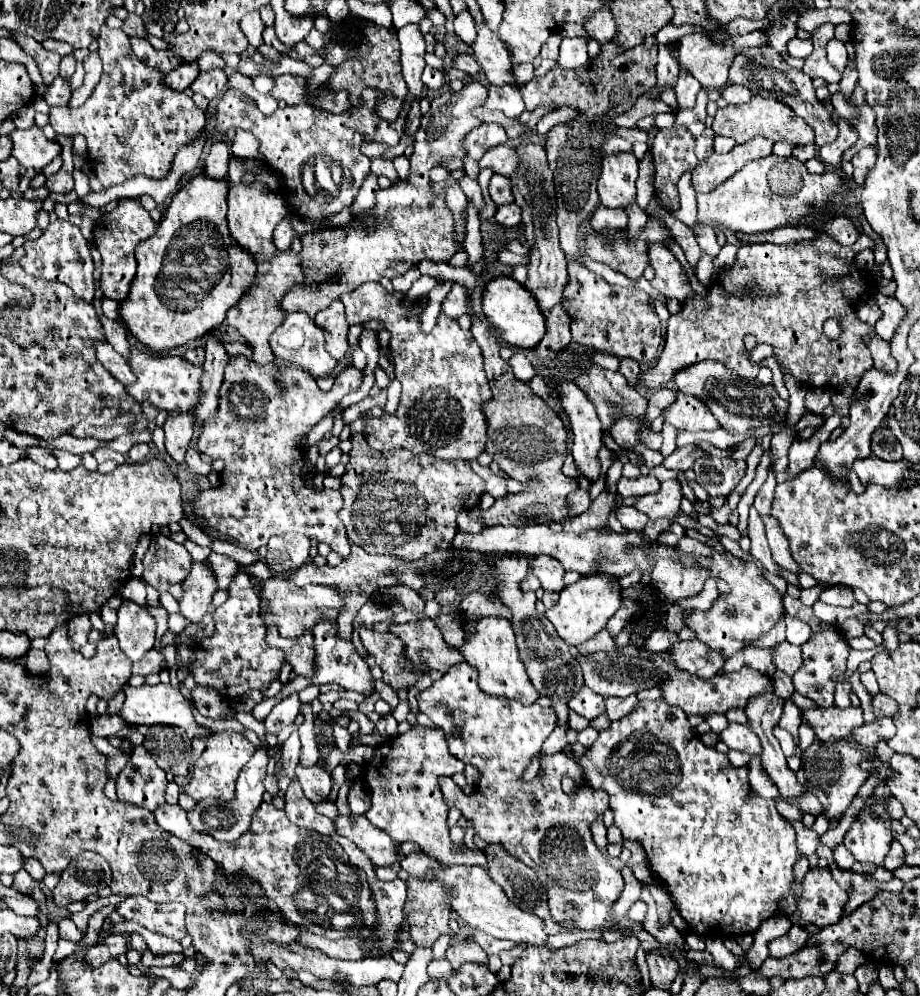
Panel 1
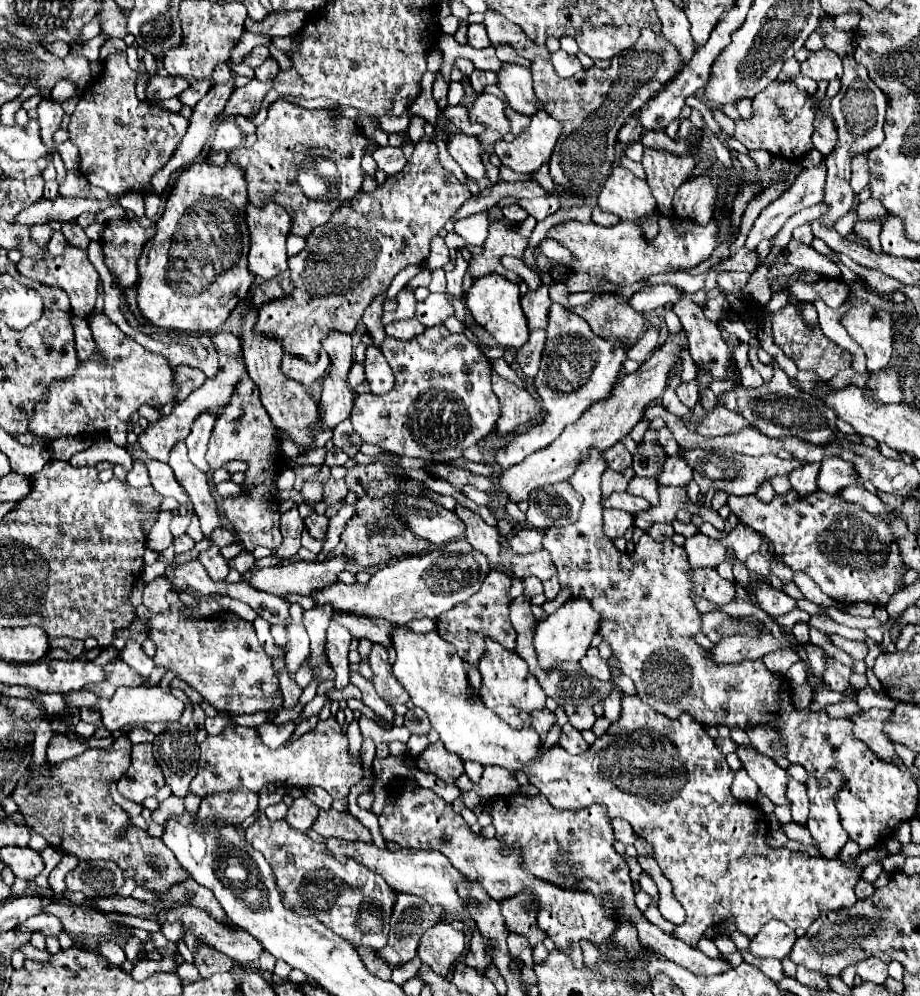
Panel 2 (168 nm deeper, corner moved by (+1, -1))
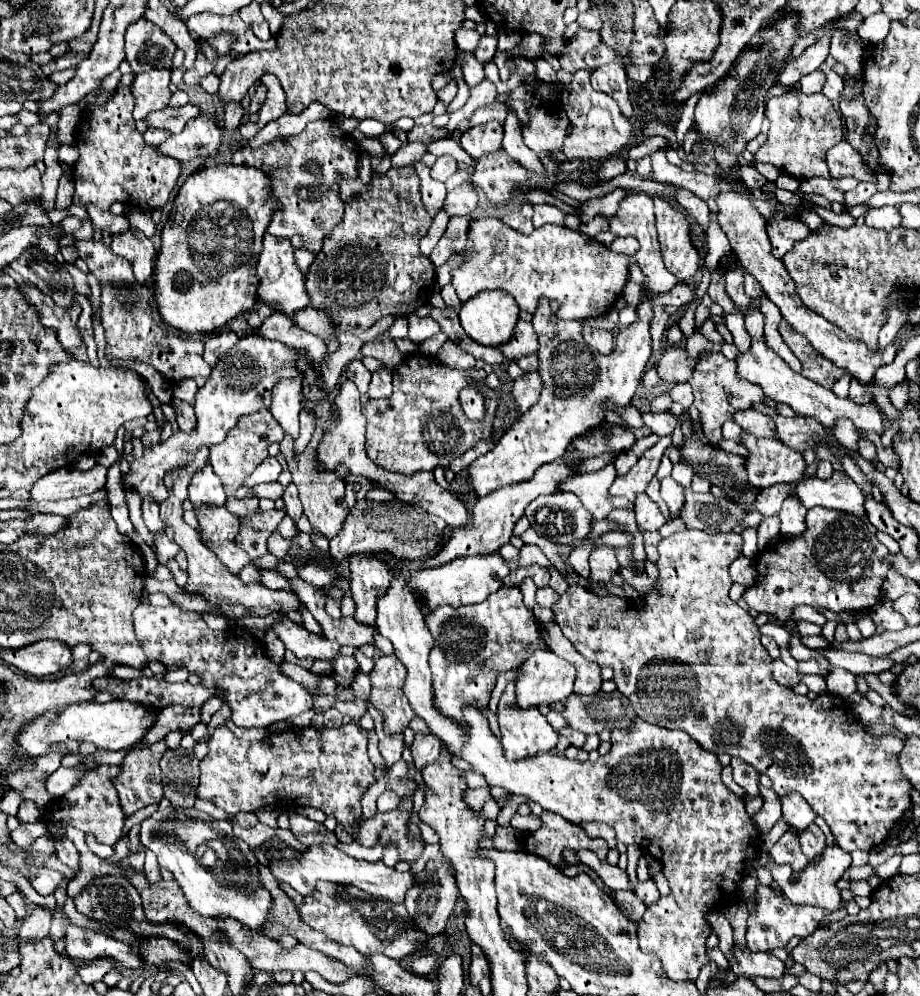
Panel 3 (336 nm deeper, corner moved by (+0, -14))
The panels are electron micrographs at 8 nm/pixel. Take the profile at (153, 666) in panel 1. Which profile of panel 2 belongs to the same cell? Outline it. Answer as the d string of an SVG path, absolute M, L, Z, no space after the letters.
M177 601L165 613L153 613L145 605L139 605L135 615L149 625L149 639L155 643L155 665L177 671L193 689L197 689L205 701L215 709L231 715L253 715L259 711L281 709L283 695L271 657L259 645L253 623L233 615L219 613L213 619L185 617L185 603Z

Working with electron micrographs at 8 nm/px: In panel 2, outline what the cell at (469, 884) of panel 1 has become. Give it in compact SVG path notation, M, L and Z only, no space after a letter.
M327 837L327 839L323 839L323 843L339 863L353 859L353 861L365 865L369 871L381 875L389 883L389 887L399 893L419 895L425 901L429 901L429 905L443 907L443 911L451 913L451 915L467 913L463 899L455 891L455 883L461 881L463 875L449 863L449 859L445 859L445 855L441 851L421 851L421 849L387 851L373 843L349 843L345 839L335 839L335 837Z

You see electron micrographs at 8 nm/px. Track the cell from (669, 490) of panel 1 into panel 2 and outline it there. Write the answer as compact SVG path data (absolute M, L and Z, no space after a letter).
M623 491L623 493L611 493L609 497L601 499L605 509L623 509L629 513L639 513L639 511L647 511L649 503L645 503L645 499L637 499L631 493Z

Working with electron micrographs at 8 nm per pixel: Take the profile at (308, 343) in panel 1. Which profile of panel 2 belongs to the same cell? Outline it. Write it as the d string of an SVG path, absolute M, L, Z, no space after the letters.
M321 351L319 361L313 363L313 365L309 365L309 363L305 363L301 359L293 359L291 355L283 355L281 371L283 371L285 377L289 377L289 379L301 383L301 385L311 385L311 383L319 381L327 373L329 365L331 365L331 359L329 359L329 355L325 351Z

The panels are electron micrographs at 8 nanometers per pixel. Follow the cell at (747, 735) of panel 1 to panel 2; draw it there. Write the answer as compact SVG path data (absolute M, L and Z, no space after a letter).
M739 747L737 755L741 757L743 767L749 773L749 777L759 785L761 793L765 793L775 805L789 805L789 799L785 795L789 775L785 769L777 767L773 763L773 759L765 757L755 747L751 747L751 749Z

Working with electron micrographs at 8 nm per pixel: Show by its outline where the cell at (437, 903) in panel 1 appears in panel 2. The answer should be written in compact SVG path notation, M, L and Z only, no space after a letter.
M439 923L427 935L429 937L421 939L419 959L423 963L429 963L437 975L447 977L453 965L463 955L465 937L461 931L453 929L447 923Z

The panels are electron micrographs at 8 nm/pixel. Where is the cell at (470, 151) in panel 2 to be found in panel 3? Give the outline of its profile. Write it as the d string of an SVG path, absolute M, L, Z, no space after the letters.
M440 156L436 160L436 164L432 166L432 176L438 178L438 180L442 180L442 182L446 182L446 178L450 174L454 174L456 170L458 170L458 162L452 156Z

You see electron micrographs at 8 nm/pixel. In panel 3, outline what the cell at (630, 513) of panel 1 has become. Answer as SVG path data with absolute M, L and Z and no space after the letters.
M596 546L590 554L590 578L598 582L608 582L610 576L620 568L616 560L616 550L612 546Z

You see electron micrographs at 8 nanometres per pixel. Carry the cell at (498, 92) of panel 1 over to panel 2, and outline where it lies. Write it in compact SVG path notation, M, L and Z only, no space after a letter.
M483 93L477 97L473 107L469 109L471 123L483 123L487 129L495 129L501 135L509 133L509 119L505 117L505 105L495 95Z

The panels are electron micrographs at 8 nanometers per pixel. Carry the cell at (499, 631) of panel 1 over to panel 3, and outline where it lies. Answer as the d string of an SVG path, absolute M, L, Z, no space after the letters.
M514 680L508 682L506 690L502 692L496 716L498 716L500 734L502 734L502 746L504 746L508 760L526 758L536 752L550 752L556 748L558 732L550 726L546 716L542 716L538 708L518 708L518 704L514 704Z

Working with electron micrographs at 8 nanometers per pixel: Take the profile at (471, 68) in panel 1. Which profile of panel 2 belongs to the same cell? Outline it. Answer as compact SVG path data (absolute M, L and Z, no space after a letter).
M475 69L473 75L469 77L469 81L471 81L473 91L479 95L479 93L483 93L483 89L485 89L487 85L495 85L497 77L495 77L495 73L491 73L491 71L479 71L479 69Z

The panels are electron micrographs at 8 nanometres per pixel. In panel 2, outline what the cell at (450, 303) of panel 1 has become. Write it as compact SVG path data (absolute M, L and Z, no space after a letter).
M431 293L425 301L419 301L415 307L415 317L425 327L435 327L451 315L453 315L453 307L443 293Z

